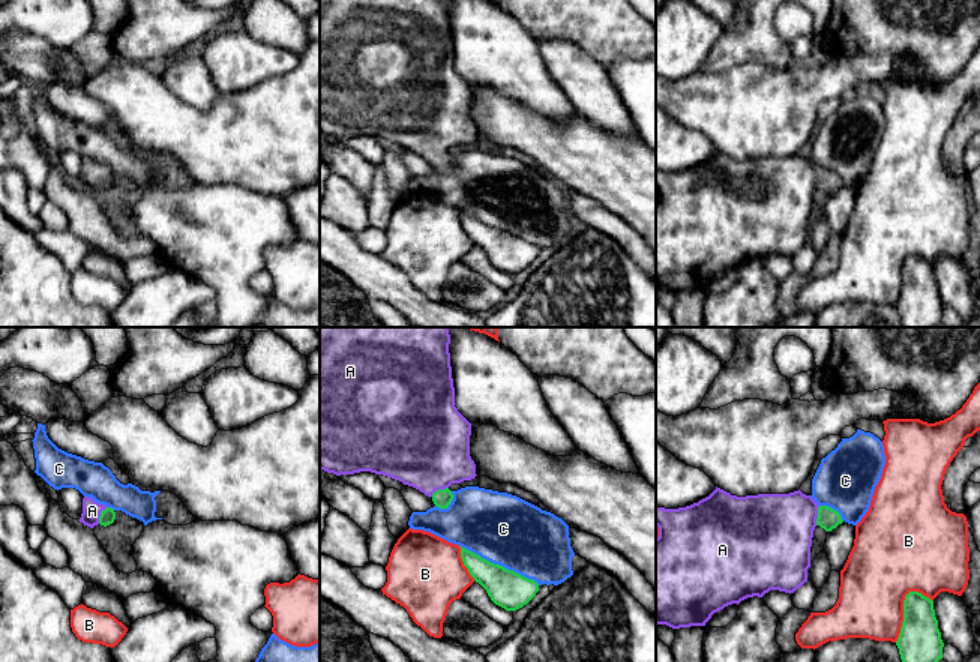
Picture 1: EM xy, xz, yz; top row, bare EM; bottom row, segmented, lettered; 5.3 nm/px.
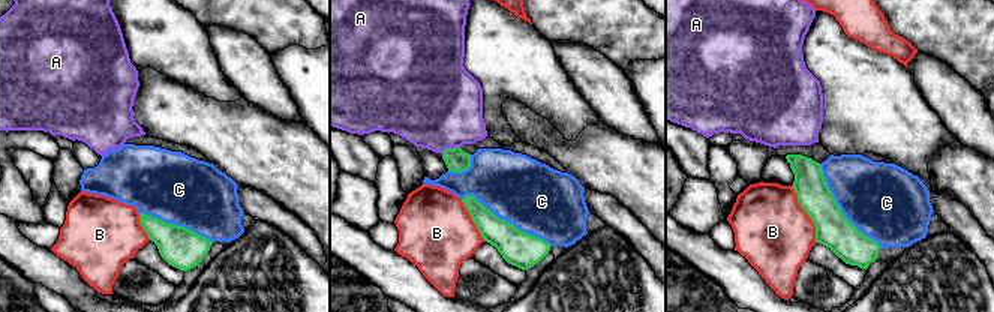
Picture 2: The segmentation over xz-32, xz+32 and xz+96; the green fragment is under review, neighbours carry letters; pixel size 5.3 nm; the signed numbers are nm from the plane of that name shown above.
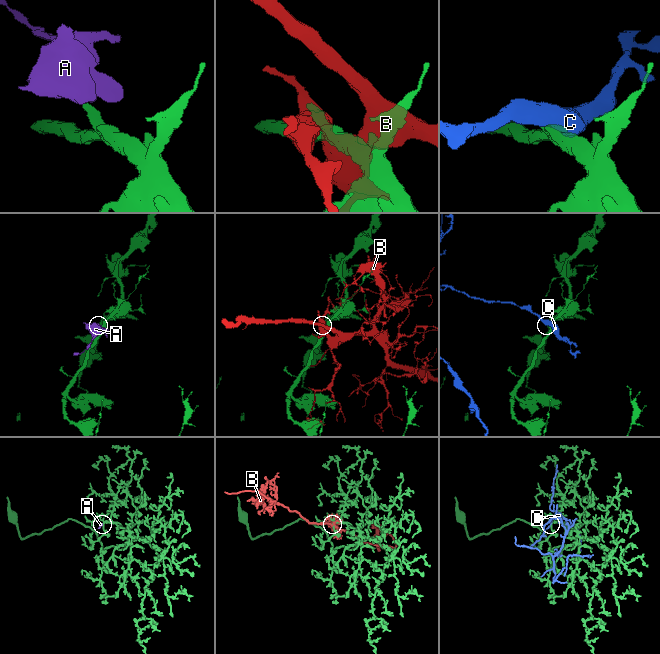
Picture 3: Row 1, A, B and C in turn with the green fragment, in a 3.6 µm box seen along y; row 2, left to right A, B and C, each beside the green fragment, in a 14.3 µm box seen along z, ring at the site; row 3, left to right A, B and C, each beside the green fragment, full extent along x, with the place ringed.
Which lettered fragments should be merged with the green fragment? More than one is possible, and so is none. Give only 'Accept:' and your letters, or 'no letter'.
Accept: A

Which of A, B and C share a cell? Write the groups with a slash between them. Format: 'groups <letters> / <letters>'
groups A / B / C

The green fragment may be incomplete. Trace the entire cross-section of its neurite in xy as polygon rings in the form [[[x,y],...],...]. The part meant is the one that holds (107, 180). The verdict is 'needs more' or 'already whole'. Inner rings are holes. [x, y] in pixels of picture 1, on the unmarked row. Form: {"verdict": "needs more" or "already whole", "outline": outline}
{"verdict": "needs more", "outline": [[[92,161],[83,162],[83,177],[78,183],[84,189],[93,192],[95,189],[101,188],[104,191],[113,188],[116,183],[114,173],[96,167]]]}

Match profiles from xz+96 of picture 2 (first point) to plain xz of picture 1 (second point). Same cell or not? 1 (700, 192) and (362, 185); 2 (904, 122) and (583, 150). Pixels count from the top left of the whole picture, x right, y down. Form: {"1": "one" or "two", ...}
{"1": "two", "2": "two"}

